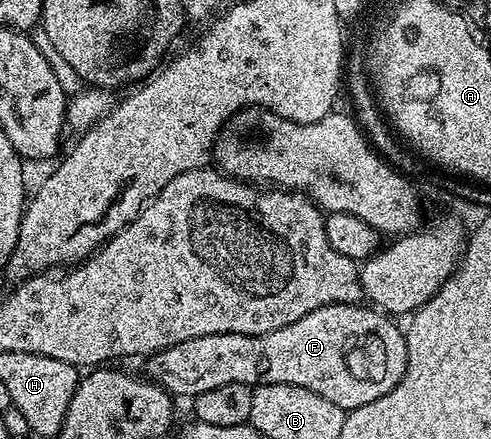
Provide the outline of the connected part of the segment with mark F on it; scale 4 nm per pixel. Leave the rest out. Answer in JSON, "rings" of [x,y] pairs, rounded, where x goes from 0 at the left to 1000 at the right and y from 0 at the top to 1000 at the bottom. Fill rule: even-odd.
{"rings":[[[676,690],[552,759],[430,759],[422,768],[389,768],[389,777],[365,777],[365,786],[348,786],[336,800],[318,800],[314,809],[301,811],[293,820],[293,852],[354,904],[391,904],[422,895],[422,886],[473,872],[493,872],[511,884],[601,877],[609,886],[633,886],[633,895],[650,895],[650,904],[666,904],[666,913],[690,923],[709,941],[796,895],[829,841],[825,756],[798,733],[807,736],[790,715],[752,695]]]}

